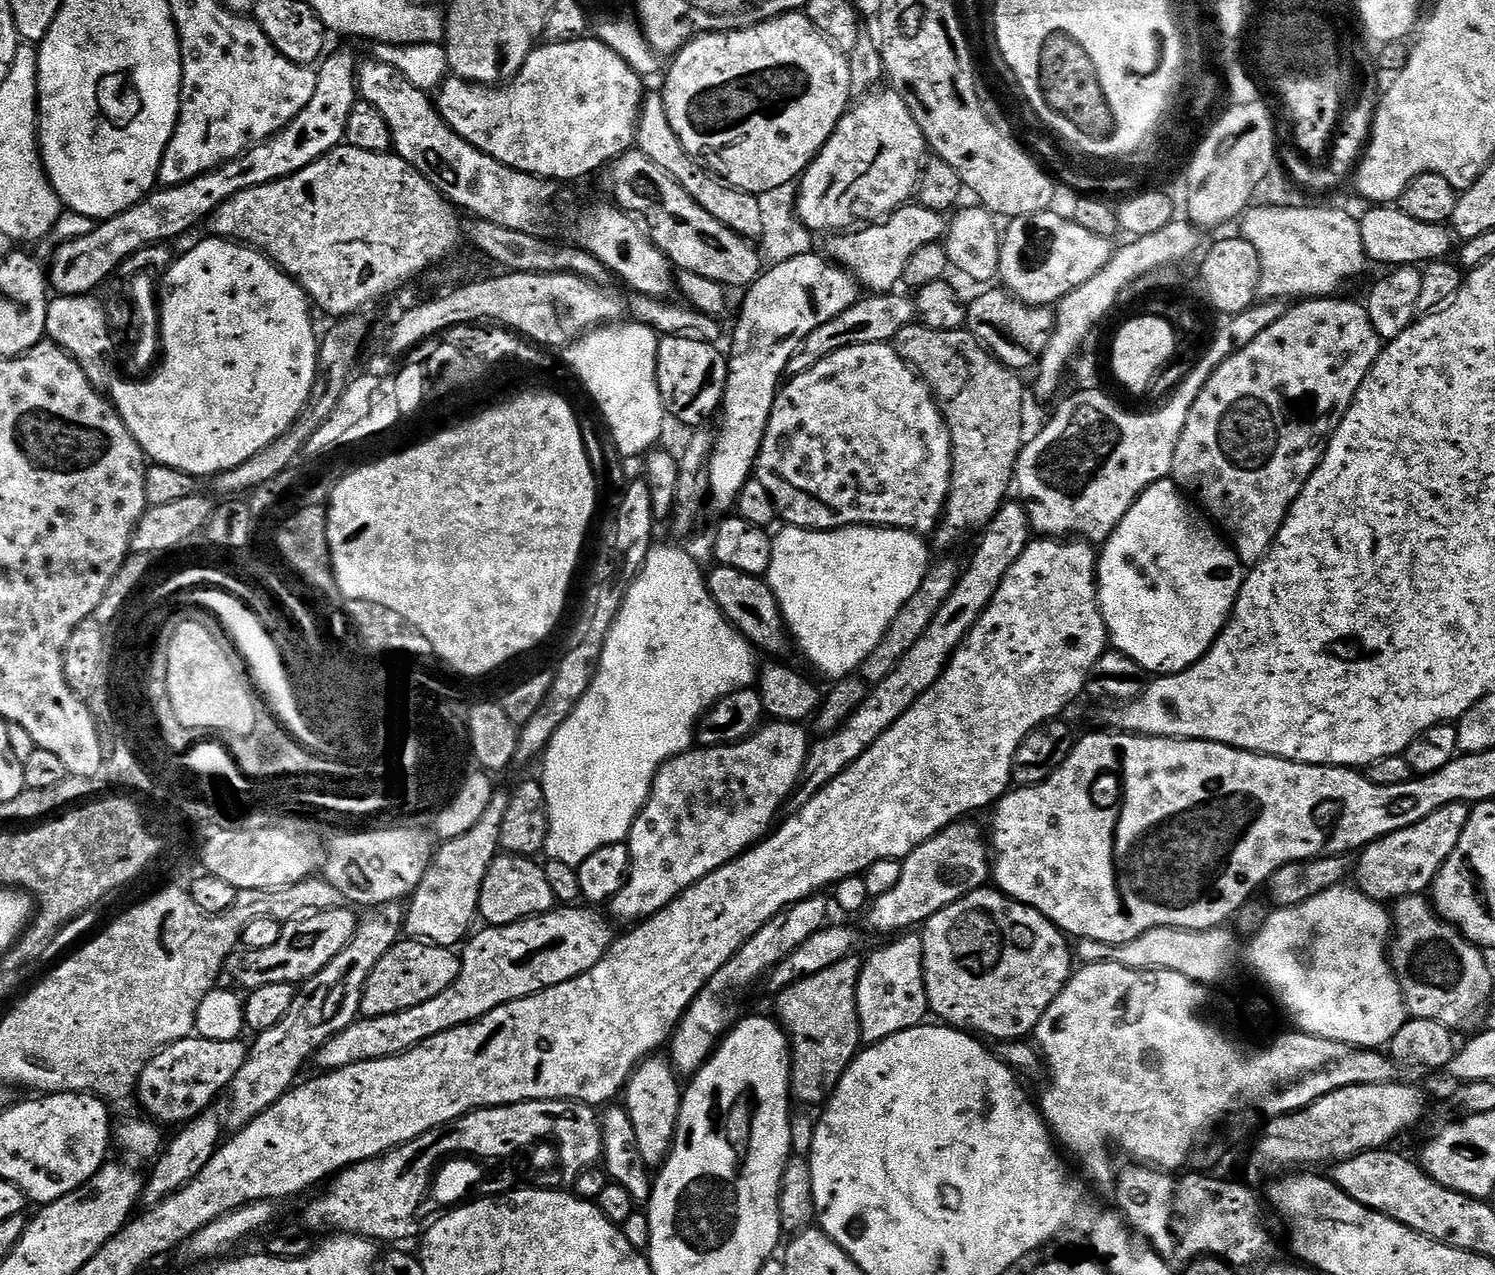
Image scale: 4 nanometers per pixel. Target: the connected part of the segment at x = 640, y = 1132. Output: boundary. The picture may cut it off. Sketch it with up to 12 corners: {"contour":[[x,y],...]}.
{"contour":[[667,1059],[641,1060],[622,1096],[642,1161],[672,1149],[682,1095]]}

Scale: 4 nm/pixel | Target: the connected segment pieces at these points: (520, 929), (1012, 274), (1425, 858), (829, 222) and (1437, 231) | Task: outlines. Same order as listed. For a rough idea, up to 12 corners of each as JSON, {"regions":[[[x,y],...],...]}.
{"regions":[[[557,906],[481,927],[449,988],[357,1018],[317,1069],[401,1056],[586,974],[614,924]],[[1055,210],[1013,216],[998,280],[1055,305],[1105,268],[1109,237]],[[1447,804],[1359,849],[1355,887],[1395,902],[1427,893],[1462,838]],[[907,99],[845,111],[800,177],[813,234],[913,199],[926,145]],[[1399,206],[1359,217],[1369,261],[1427,266],[1454,236]]]}

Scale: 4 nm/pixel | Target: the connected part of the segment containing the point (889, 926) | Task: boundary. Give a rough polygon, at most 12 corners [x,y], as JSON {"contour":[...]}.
{"contour":[[968,822],[919,844],[866,909],[884,938],[922,926],[990,880]]}

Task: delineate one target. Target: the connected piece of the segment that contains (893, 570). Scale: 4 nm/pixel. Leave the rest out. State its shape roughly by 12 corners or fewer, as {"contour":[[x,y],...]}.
{"contour":[[784,526],[766,583],[801,654],[850,676],[930,559],[905,528]]}

